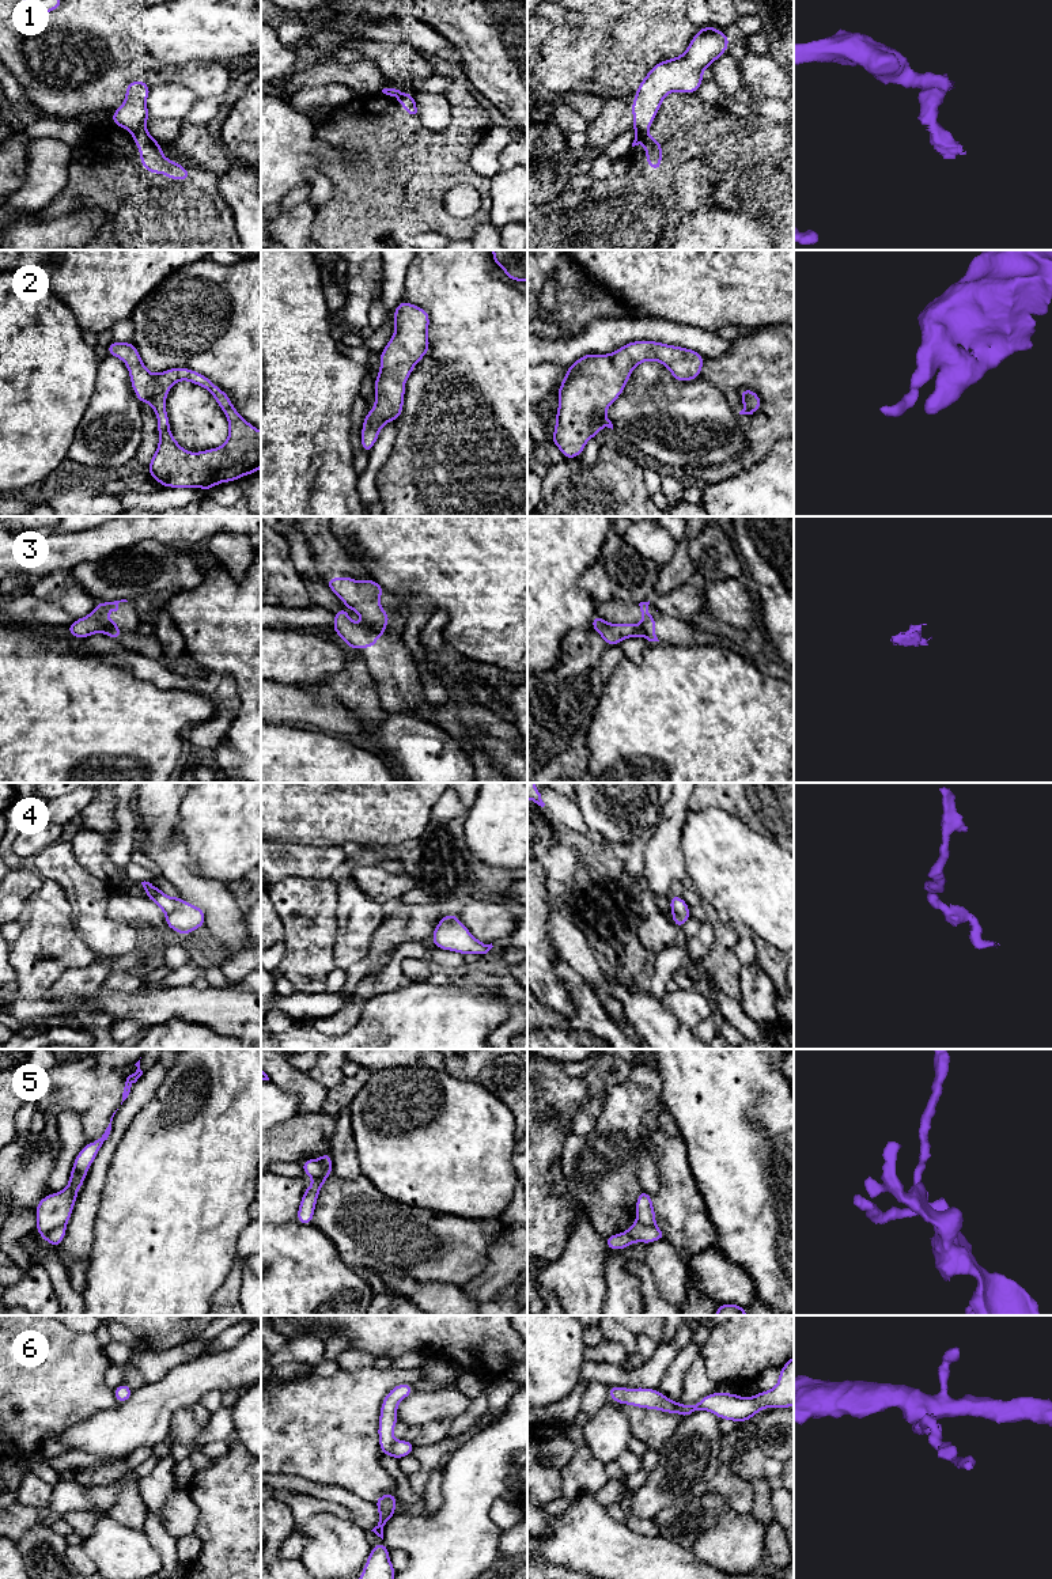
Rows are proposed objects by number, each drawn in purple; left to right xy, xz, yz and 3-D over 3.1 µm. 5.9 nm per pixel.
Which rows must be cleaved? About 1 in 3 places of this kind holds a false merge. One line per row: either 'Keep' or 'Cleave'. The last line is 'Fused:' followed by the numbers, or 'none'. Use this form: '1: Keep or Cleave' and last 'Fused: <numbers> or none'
1: Cleave
2: Keep
3: Cleave
4: Keep
5: Cleave
6: Keep
Fused: 1, 3, 5

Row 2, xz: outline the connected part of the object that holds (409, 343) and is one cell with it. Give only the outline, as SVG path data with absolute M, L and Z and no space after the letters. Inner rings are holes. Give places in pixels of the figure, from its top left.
M398 303L393 313L396 329L379 353L381 366L374 380L375 404L362 427L362 453L368 454L389 421L397 421L404 409L405 382L415 366L429 351L429 313L419 306Z

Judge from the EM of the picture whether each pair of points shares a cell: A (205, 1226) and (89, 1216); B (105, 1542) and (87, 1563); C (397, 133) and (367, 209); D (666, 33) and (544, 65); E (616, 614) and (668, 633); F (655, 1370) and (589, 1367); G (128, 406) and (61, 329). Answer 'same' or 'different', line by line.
A: different
B: different
C: same
D: same
E: same
F: same
G: different

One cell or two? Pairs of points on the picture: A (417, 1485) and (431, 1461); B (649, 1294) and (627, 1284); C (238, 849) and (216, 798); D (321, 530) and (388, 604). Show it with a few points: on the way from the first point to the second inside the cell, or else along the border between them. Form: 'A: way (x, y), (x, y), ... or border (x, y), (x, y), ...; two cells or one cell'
A: way (417, 1480), (427, 1466); one cell
B: border (631, 1260), (627, 1269), (639, 1280), (643, 1301); two cells
C: way (231, 837), (231, 813), (229, 810); one cell
D: way (326, 551), (367, 591); one cell

